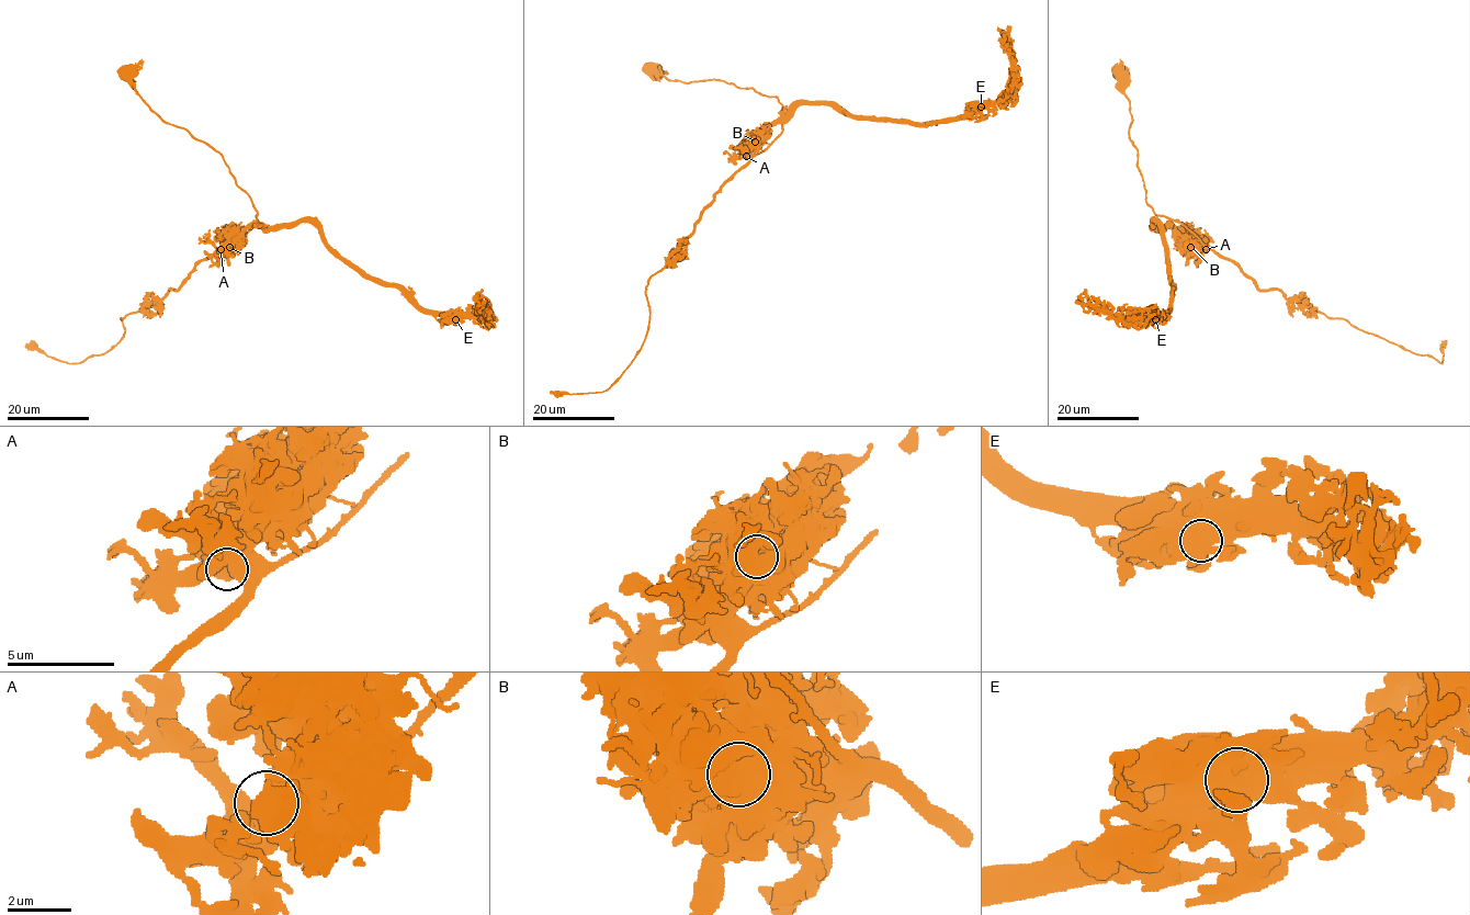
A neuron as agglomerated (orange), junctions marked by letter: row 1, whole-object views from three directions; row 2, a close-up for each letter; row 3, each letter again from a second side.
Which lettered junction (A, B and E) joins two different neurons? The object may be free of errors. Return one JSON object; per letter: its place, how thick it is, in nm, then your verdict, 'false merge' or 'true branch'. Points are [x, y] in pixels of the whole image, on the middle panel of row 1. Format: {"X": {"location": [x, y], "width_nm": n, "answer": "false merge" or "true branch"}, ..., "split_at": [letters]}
{"A": {"location": [746, 156], "width_nm": 850, "answer": "true branch"}, "B": {"location": [755, 142], "width_nm": 1250, "answer": "false merge"}, "E": {"location": [981, 106], "width_nm": 1250, "answer": "true branch"}, "split_at": ["B"]}

